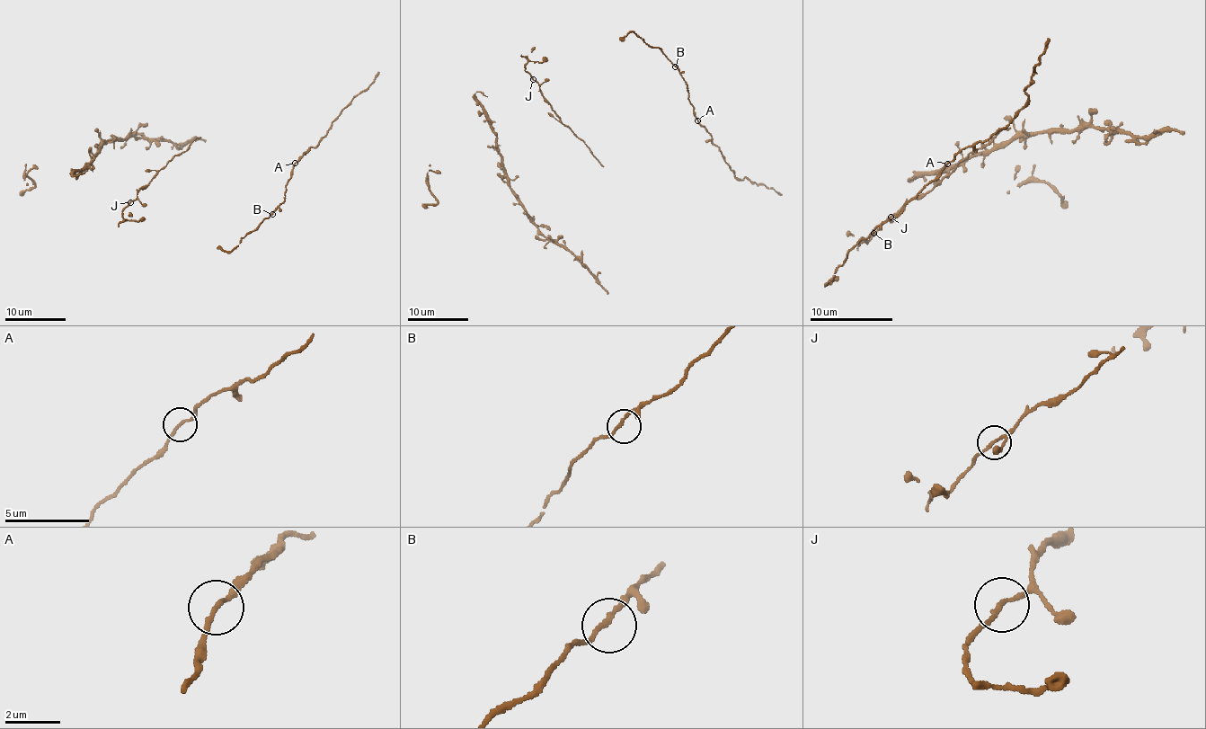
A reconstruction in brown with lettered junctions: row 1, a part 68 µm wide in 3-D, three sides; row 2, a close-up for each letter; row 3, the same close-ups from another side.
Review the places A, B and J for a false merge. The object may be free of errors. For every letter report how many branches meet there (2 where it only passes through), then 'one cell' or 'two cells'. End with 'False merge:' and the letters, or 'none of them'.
A: 2 branches meet; two cells
B: 2 branches meet; one cell
J: 2 branches meet; one cell
False merge: A

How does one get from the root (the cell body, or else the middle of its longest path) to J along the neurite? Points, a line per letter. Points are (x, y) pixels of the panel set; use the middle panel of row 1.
J: (544, 62), (530, 61), (525, 66), (533, 79)

